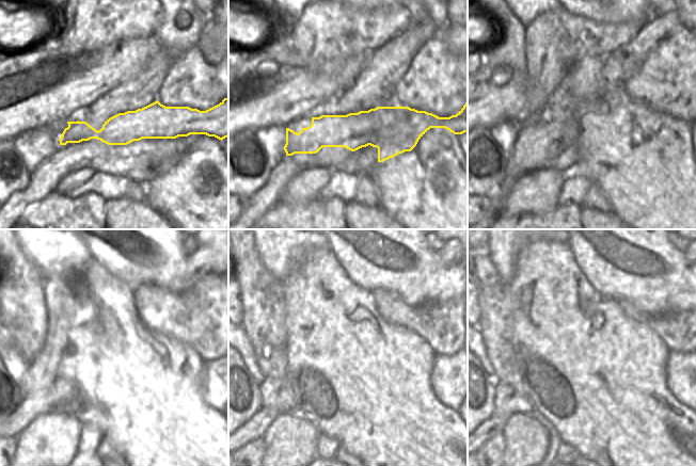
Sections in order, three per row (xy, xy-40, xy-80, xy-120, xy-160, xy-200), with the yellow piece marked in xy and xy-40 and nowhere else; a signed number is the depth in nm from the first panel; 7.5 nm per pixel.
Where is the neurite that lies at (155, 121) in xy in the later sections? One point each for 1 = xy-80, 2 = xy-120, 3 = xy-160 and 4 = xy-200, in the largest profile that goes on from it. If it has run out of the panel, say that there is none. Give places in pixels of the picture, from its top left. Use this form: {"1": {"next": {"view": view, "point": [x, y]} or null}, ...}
{"1": {"next": {"view": "xy-80", "point": [534, 150]}}, "2": {"next": {"view": "xy-120", "point": [52, 395]}}, "3": {"next": {"view": "xy-160", "point": [254, 428]}}, "4": {"next": {"view": "xy-200", "point": [493, 426]}}}

